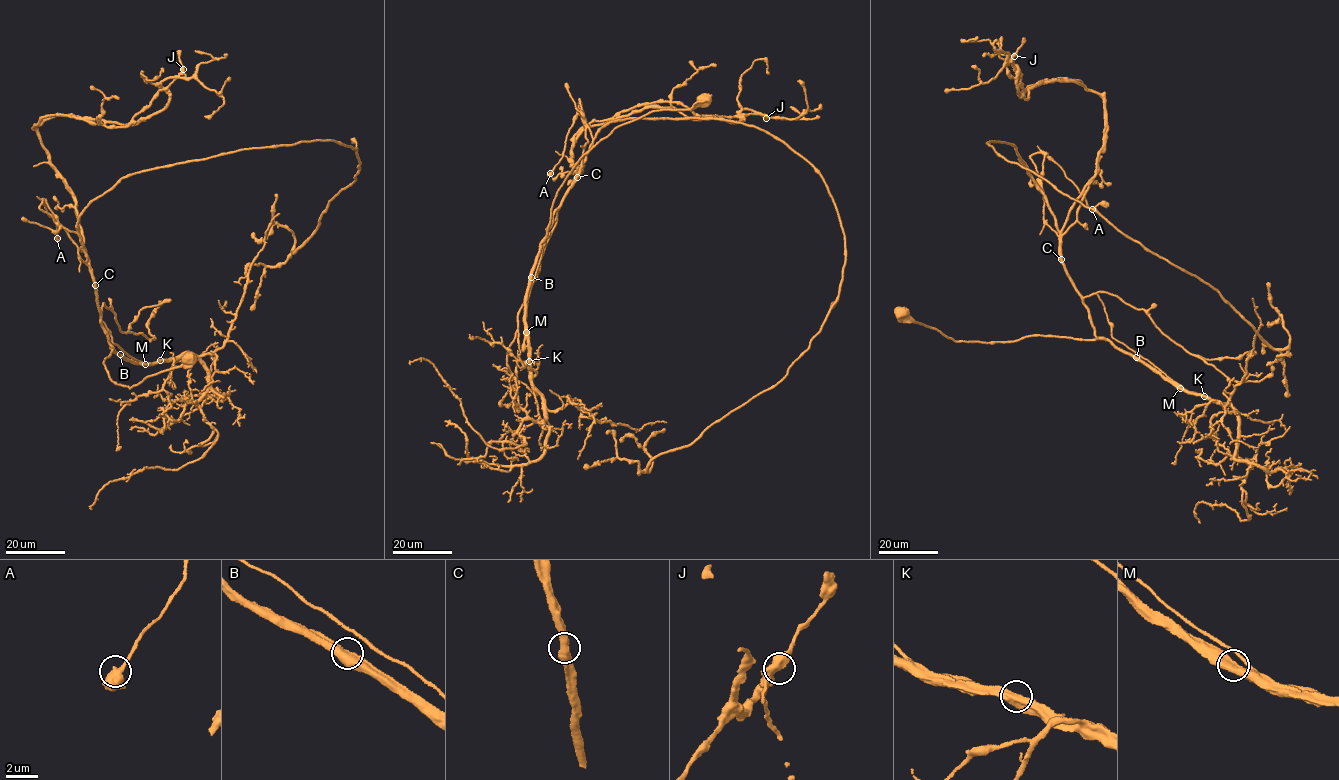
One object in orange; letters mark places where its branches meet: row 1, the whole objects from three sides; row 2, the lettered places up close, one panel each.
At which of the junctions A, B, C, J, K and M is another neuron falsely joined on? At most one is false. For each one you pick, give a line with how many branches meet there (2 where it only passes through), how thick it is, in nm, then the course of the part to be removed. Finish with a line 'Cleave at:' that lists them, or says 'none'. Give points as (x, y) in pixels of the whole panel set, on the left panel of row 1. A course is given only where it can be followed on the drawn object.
C: Branches: 2. Thickness 600 nm. Course of the part to remove: (95, 285), (36, 126), (135, 125), (166, 105), (170, 77), (223, 98), (205, 117)
Cleave at: C

